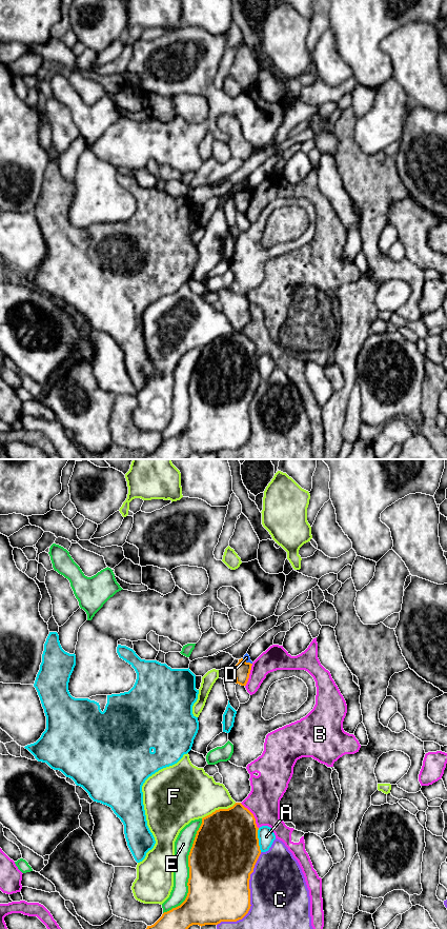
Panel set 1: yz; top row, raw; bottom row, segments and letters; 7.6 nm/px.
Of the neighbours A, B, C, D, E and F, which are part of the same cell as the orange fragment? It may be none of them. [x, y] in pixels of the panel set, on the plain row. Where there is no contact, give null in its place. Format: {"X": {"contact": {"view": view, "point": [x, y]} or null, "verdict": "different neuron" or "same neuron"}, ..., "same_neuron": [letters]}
{"A": {"contact": {"view": "yz", "point": [258, 368]}, "verdict": "different neuron"}, "B": {"contact": {"view": "yz", "point": [252, 343]}, "verdict": "different neuron"}, "C": {"contact": {"view": "yz", "point": [249, 426]}, "verdict": "different neuron"}, "D": {"contact": {"view": "yz", "point": [247, 191]}, "verdict": "different neuron"}, "E": {"contact": {"view": "yz", "point": [189, 398]}, "verdict": "different neuron"}, "F": {"contact": {"view": "yz", "point": [219, 337]}, "verdict": "different neuron"}, "same_neuron": []}

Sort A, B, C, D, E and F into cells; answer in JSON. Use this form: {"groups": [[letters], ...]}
{"groups": [["A"], ["B"], ["C"], ["D"], ["E"], ["F"]]}

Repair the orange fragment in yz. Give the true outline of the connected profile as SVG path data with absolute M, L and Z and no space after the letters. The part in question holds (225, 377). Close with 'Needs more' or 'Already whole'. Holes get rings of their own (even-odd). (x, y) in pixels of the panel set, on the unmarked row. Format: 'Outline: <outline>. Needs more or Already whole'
Outline: M241 331L228 337L219 337L202 347L192 375L188 383L189 407L188 421L178 435L164 440L151 454L143 459L186 459L192 453L218 453L221 450L242 448L250 437L249 408L255 393L261 382L256 347Z. Already whole

